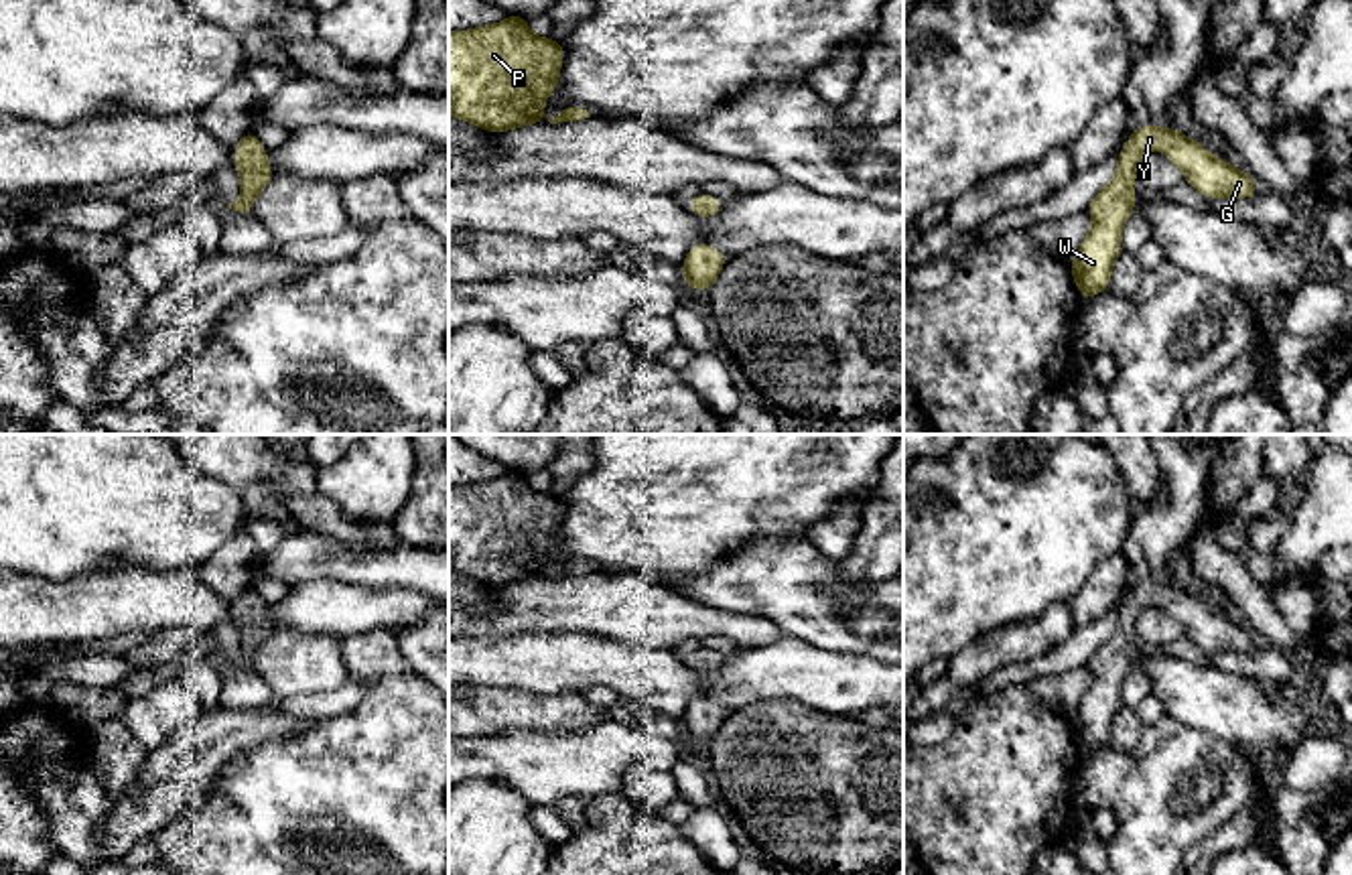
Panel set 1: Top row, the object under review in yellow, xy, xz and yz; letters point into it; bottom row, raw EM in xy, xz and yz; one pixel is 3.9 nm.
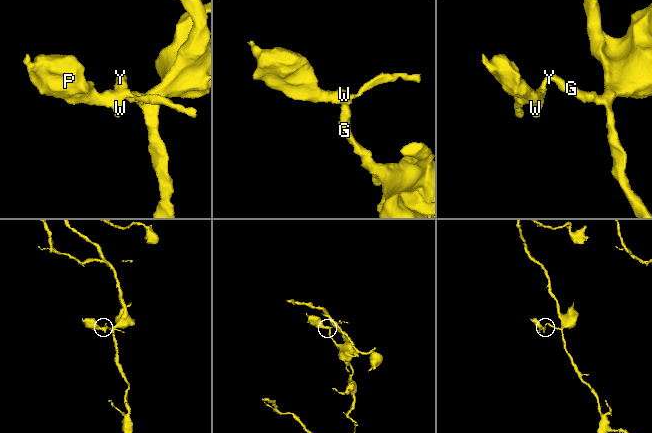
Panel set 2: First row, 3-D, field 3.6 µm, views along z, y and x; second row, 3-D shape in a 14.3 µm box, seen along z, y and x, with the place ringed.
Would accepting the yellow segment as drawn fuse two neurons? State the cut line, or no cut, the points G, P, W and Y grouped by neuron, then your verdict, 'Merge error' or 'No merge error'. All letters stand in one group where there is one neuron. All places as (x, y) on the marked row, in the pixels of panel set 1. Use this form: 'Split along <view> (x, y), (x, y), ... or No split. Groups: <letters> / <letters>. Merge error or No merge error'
No split. Groups: G P W Y. No merge error

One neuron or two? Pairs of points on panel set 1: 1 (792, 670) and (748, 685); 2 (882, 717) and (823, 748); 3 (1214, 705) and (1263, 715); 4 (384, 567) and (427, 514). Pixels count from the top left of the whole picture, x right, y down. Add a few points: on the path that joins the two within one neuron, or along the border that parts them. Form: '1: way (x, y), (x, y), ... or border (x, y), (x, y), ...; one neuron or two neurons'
1: way (782, 670), (758, 675); one neuron
2: border (857, 717), (882, 729); two neurons
3: way (1227, 705), (1241, 715), (1251, 715); one neuron
4: border (400, 541), (427, 549); two neurons

